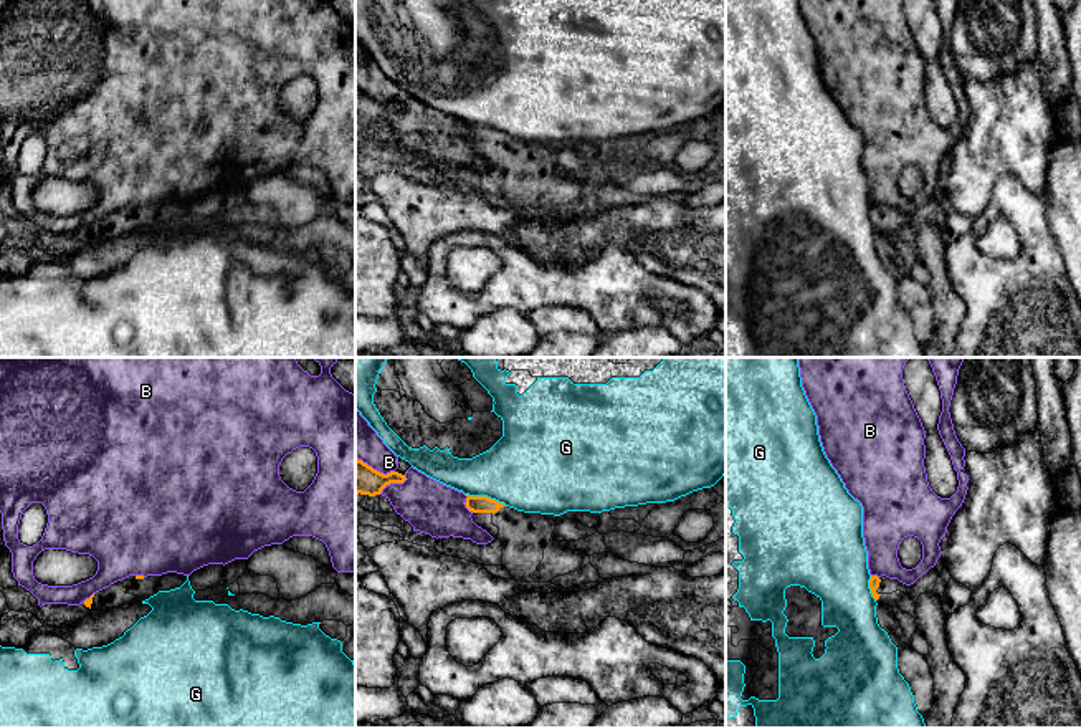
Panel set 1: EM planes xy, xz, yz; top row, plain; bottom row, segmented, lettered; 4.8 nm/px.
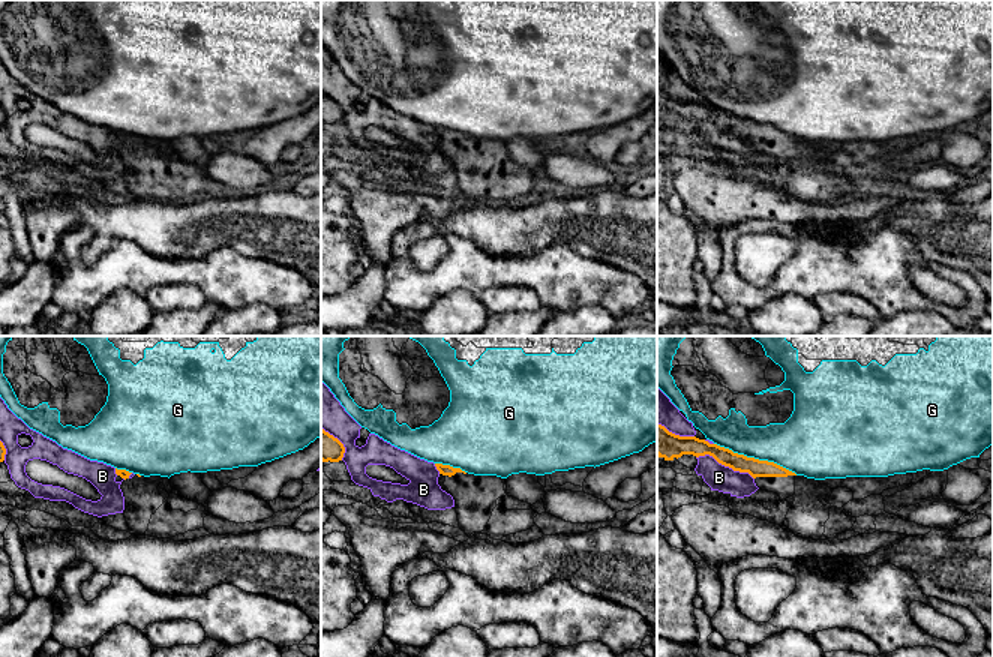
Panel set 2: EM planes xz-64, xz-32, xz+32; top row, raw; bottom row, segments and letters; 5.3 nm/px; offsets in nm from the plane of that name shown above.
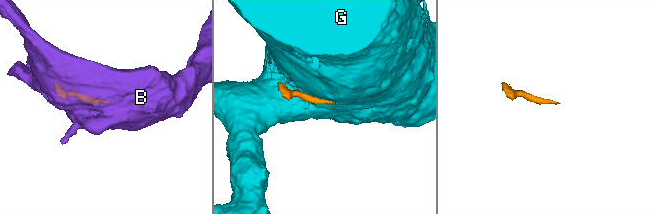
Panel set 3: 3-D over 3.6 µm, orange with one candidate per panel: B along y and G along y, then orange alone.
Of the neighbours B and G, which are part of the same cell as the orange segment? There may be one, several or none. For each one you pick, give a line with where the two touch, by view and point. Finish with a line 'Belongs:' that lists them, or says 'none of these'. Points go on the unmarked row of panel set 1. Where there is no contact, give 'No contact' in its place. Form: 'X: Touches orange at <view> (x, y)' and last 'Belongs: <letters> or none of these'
Belongs: none of these

